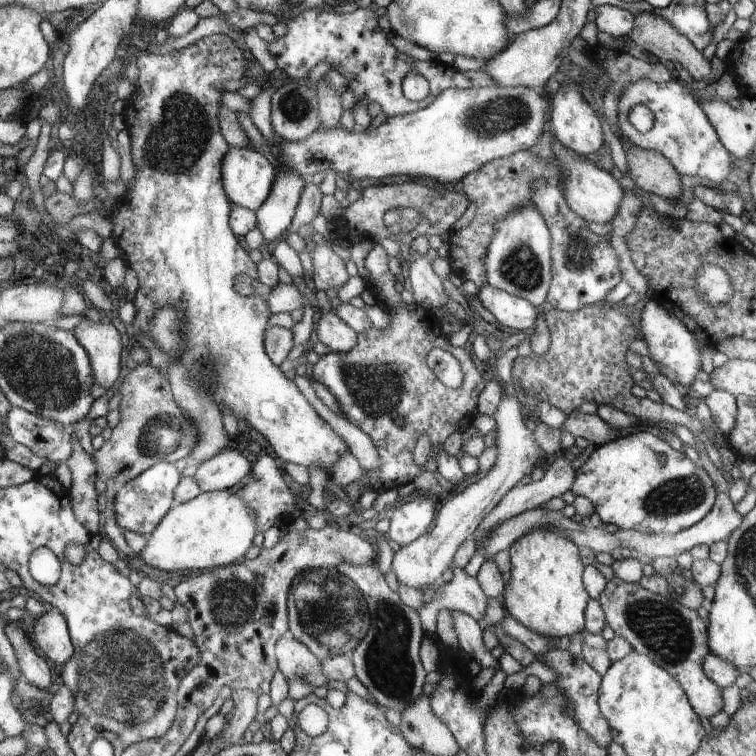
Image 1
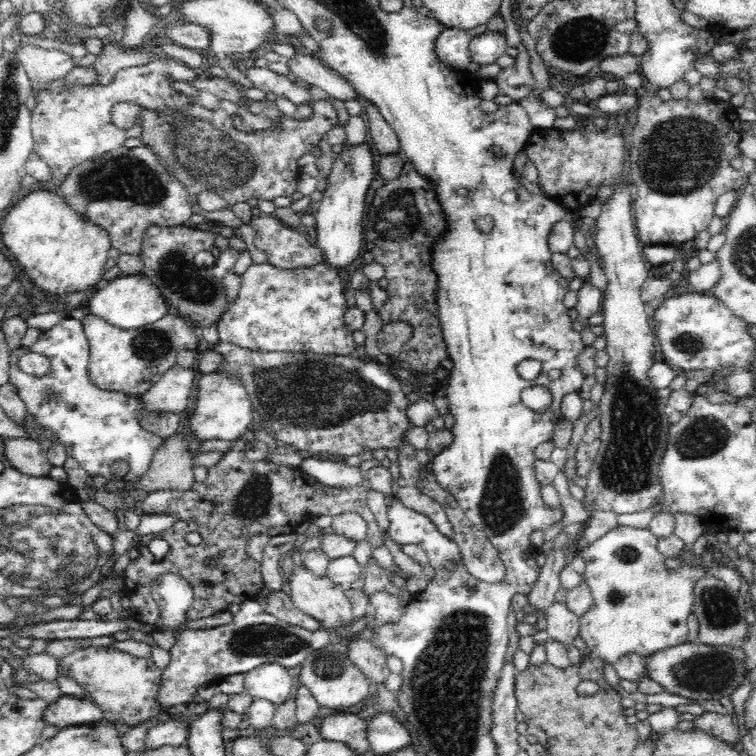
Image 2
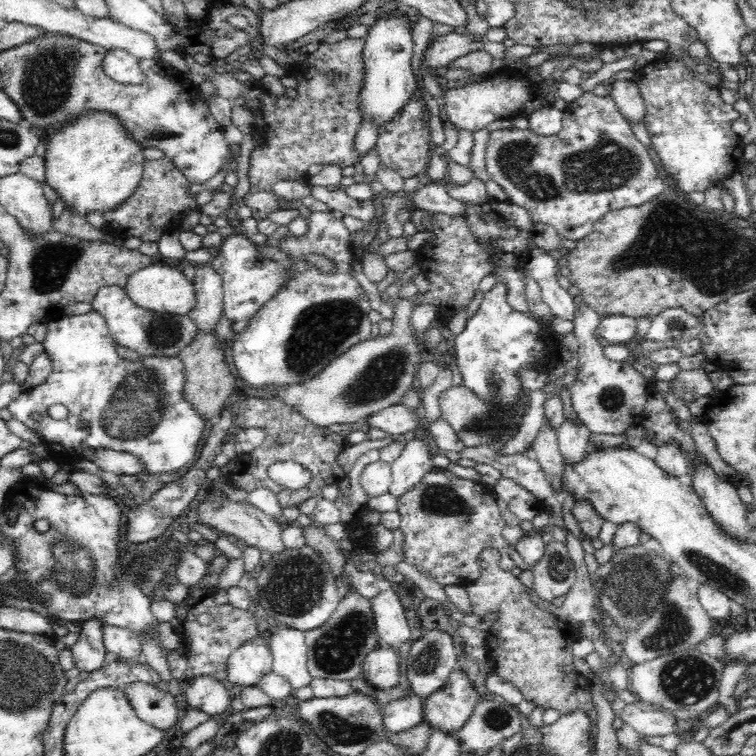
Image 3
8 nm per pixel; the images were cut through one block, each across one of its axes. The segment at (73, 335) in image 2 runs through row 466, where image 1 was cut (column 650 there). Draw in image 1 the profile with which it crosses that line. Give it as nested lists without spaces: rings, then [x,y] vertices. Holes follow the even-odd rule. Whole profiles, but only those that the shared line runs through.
[[[677,78],[664,83],[636,80],[634,84],[628,84],[619,97],[618,121],[624,142],[644,150],[660,152],[682,175],[696,176],[717,187],[728,181],[729,173],[735,166],[733,155],[721,142],[704,108],[693,98],[690,89]],[[636,105],[644,105],[653,113],[654,126],[648,132],[636,130],[629,121],[629,113]]]

